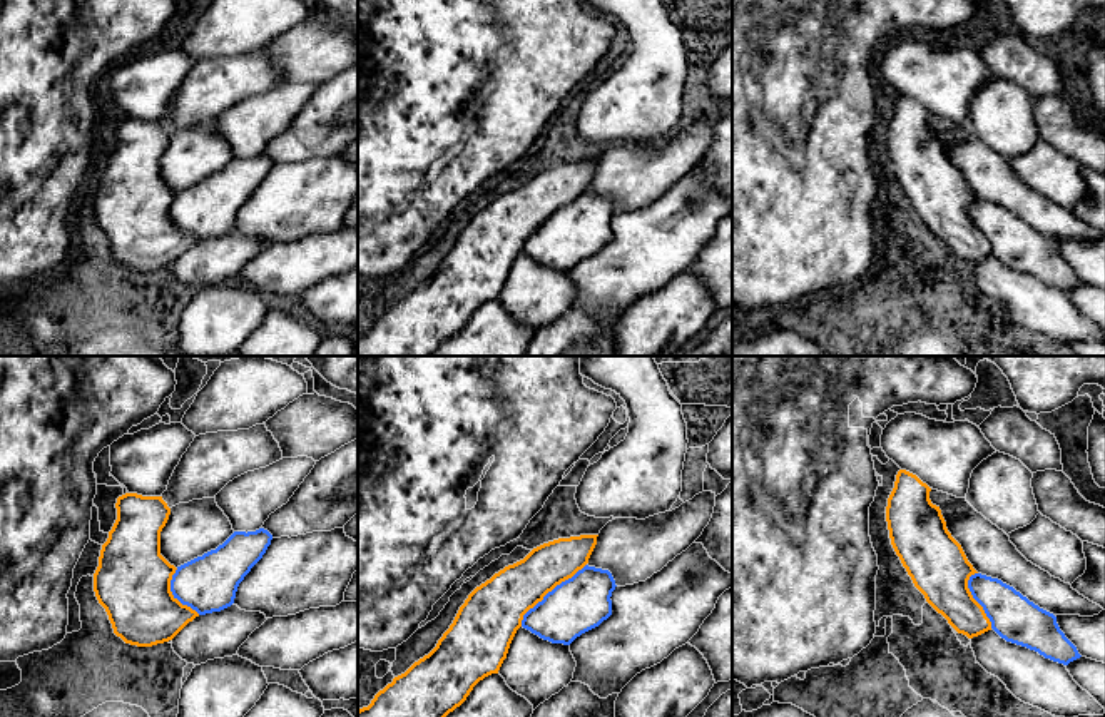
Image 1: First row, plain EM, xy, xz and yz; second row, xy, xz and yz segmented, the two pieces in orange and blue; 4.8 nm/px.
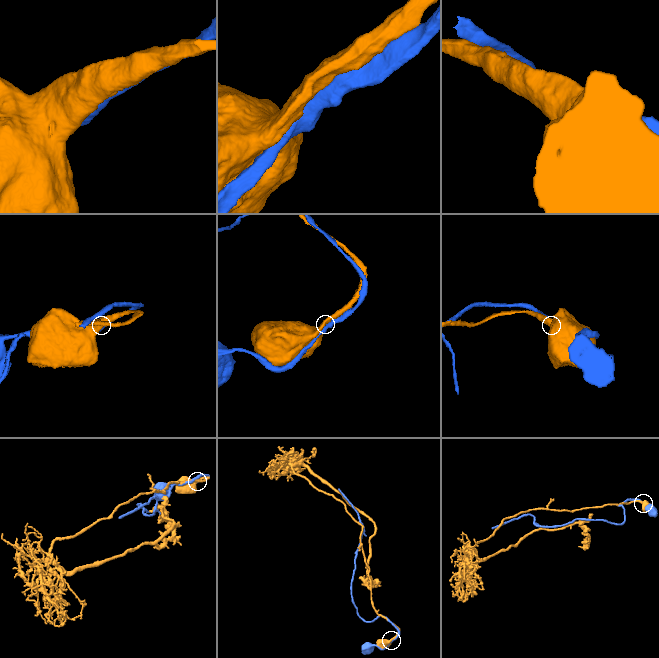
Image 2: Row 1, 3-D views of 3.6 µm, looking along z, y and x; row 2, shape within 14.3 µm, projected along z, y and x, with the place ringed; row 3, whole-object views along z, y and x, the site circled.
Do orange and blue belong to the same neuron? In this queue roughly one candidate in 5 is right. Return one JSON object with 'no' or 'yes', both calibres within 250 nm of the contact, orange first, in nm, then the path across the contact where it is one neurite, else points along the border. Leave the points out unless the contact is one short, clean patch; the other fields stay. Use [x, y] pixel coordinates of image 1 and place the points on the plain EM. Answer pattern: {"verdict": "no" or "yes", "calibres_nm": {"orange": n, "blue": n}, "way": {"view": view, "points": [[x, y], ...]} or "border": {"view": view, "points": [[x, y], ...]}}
{"verdict": "no", "calibres_nm": {"orange": 260, "blue": 260}}

